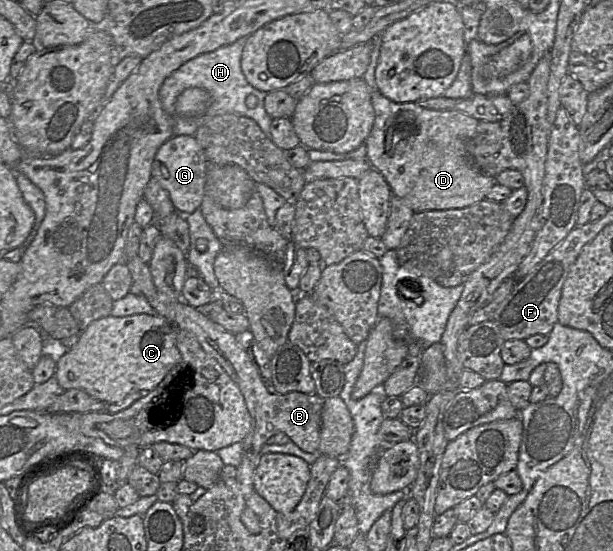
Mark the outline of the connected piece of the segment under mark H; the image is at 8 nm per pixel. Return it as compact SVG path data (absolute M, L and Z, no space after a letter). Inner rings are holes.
M242 37L232 44L201 54L184 63L165 79L160 88L159 96L163 109L171 116L175 116L175 102L185 89L192 87L202 88L208 91L211 96L209 107L202 116L175 116L173 121L174 136L194 135L206 118L231 113L254 119L264 133L271 137L270 126L273 118L266 111L266 98L269 92L262 91L253 86L247 80L241 68L242 53L247 39L248 37ZM249 95L256 95L259 98L259 104L255 108L249 108L246 105L246 98Z

